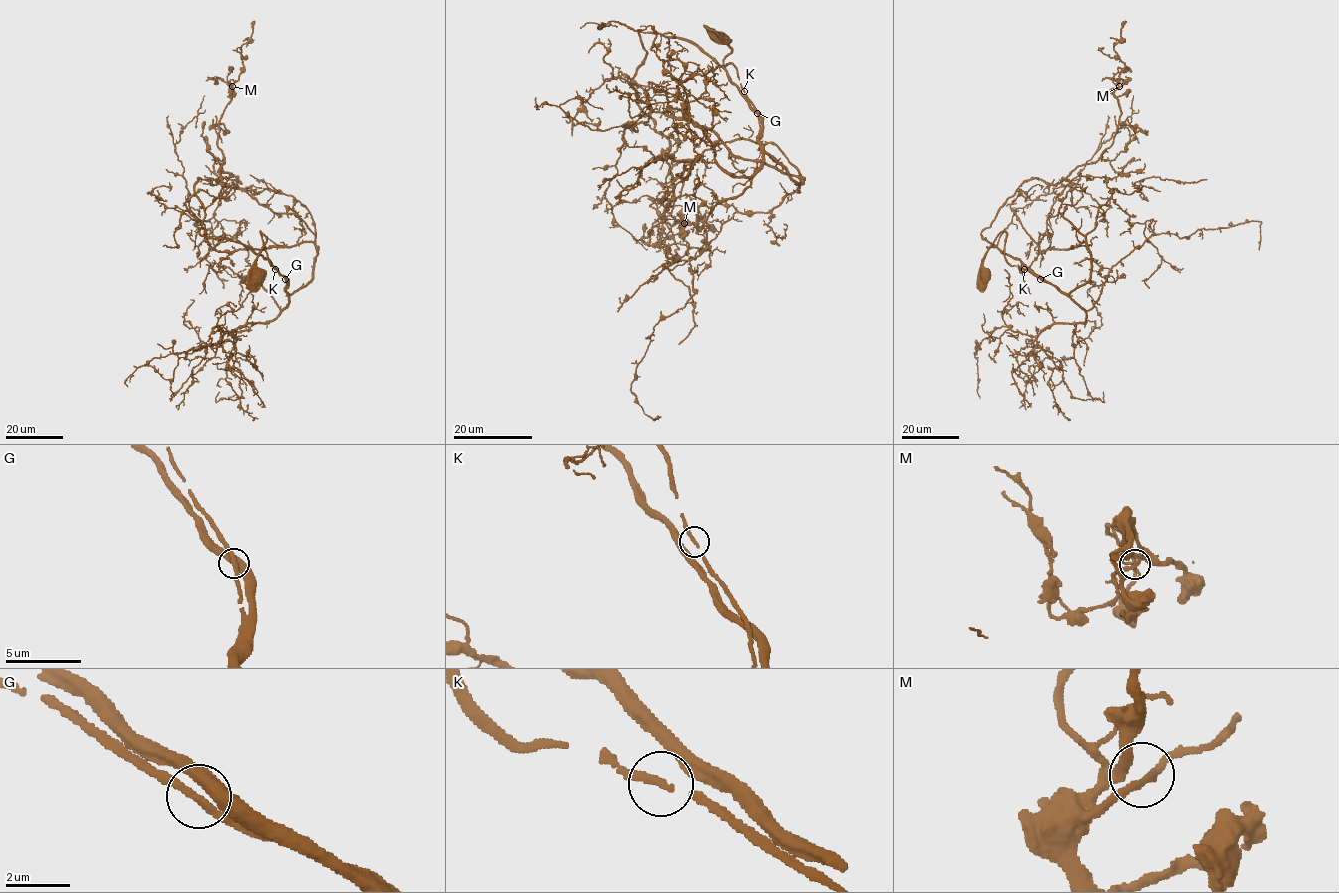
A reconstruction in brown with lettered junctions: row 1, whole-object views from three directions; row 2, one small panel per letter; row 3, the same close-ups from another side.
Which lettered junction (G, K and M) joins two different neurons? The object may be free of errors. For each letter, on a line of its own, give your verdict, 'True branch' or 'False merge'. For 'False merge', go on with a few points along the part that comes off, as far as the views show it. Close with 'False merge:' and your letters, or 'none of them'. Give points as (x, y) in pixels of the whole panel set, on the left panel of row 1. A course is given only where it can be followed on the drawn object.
G: True branch
K: True branch
M: True branch
False merge: none of them

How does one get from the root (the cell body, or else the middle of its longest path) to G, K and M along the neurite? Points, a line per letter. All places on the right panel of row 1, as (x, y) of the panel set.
G: (986, 274), (983, 257), (995, 238), (1004, 231), (1005, 259), (1040, 278)
K: (986, 274), (983, 257), (1002, 231), (1006, 233), (1005, 259), (1024, 269)
M: (986, 274), (1002, 231), (1005, 259), (1030, 270), (981, 233), (1026, 181), (1057, 184), (1098, 159), (1119, 86)

